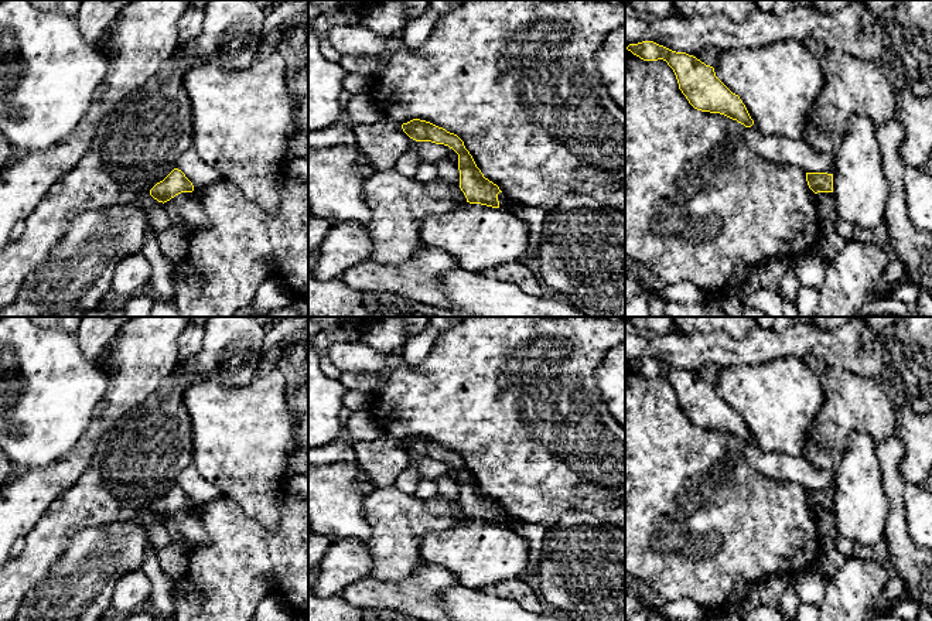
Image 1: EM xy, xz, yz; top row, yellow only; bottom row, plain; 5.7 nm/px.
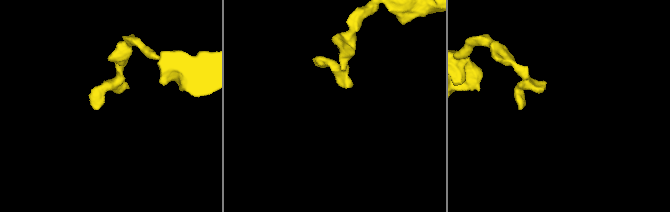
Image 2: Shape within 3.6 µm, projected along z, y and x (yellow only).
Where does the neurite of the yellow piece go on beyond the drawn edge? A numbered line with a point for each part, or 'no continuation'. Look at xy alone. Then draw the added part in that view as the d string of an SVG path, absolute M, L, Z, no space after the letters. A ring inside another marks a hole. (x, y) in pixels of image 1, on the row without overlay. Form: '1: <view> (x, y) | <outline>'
no continuation

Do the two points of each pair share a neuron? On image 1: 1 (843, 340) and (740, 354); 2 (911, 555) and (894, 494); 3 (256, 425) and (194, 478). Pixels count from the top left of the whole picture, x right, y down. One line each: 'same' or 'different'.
1: same
2: same
3: different

